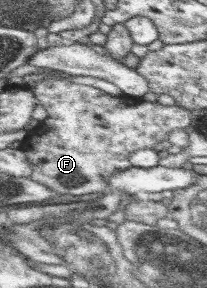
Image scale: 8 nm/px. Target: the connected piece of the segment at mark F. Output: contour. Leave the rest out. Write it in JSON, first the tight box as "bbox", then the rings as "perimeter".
{"bbox":[20,75,190,195],"perimeter":[[[49,75],[37,84],[32,84],[30,91],[38,104],[43,106],[47,117],[34,131],[27,132],[20,147],[31,167],[28,179],[49,187],[59,195],[105,195],[106,180],[113,173],[131,166],[128,161],[129,154],[137,149],[152,148],[155,143],[166,139],[169,131],[184,130],[190,123],[190,109],[185,110],[176,104],[165,107],[157,102],[144,102],[124,95],[109,96],[93,87],[55,79]]]}

